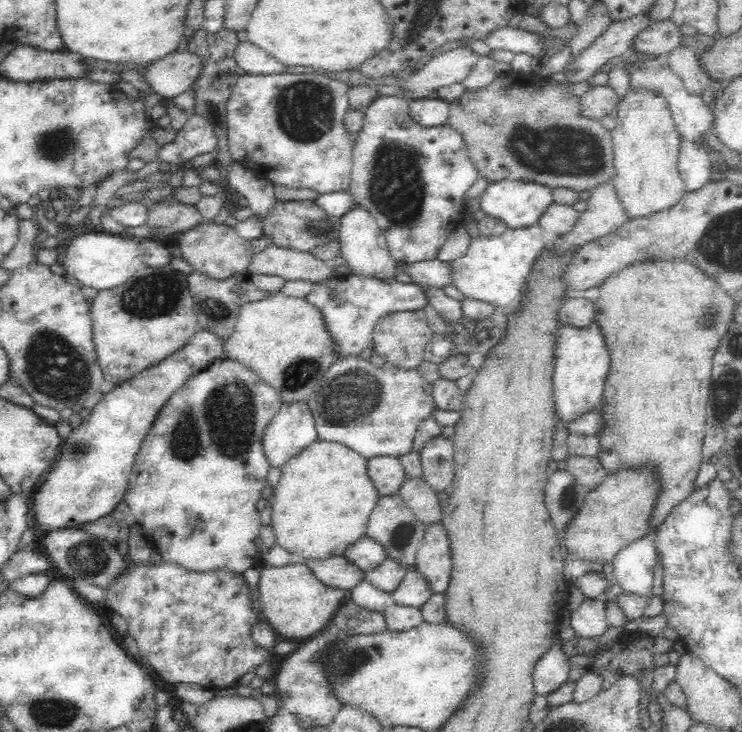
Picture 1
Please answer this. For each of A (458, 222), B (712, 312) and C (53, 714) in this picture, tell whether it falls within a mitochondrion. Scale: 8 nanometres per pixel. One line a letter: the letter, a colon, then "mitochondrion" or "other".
A: other
B: mitochondrion
C: mitochondrion

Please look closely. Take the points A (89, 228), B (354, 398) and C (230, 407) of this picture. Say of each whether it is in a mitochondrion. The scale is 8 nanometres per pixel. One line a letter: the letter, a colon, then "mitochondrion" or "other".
A: other
B: mitochondrion
C: mitochondrion

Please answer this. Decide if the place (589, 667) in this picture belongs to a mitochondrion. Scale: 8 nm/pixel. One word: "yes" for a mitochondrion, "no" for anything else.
no

